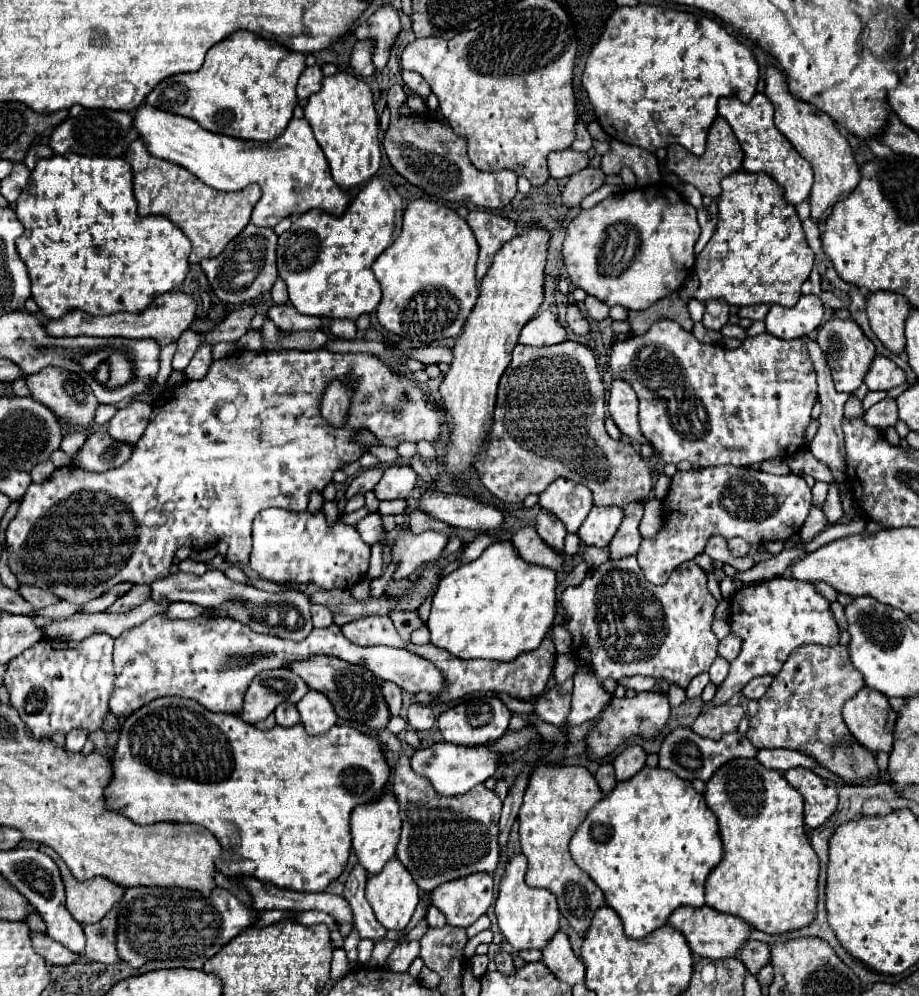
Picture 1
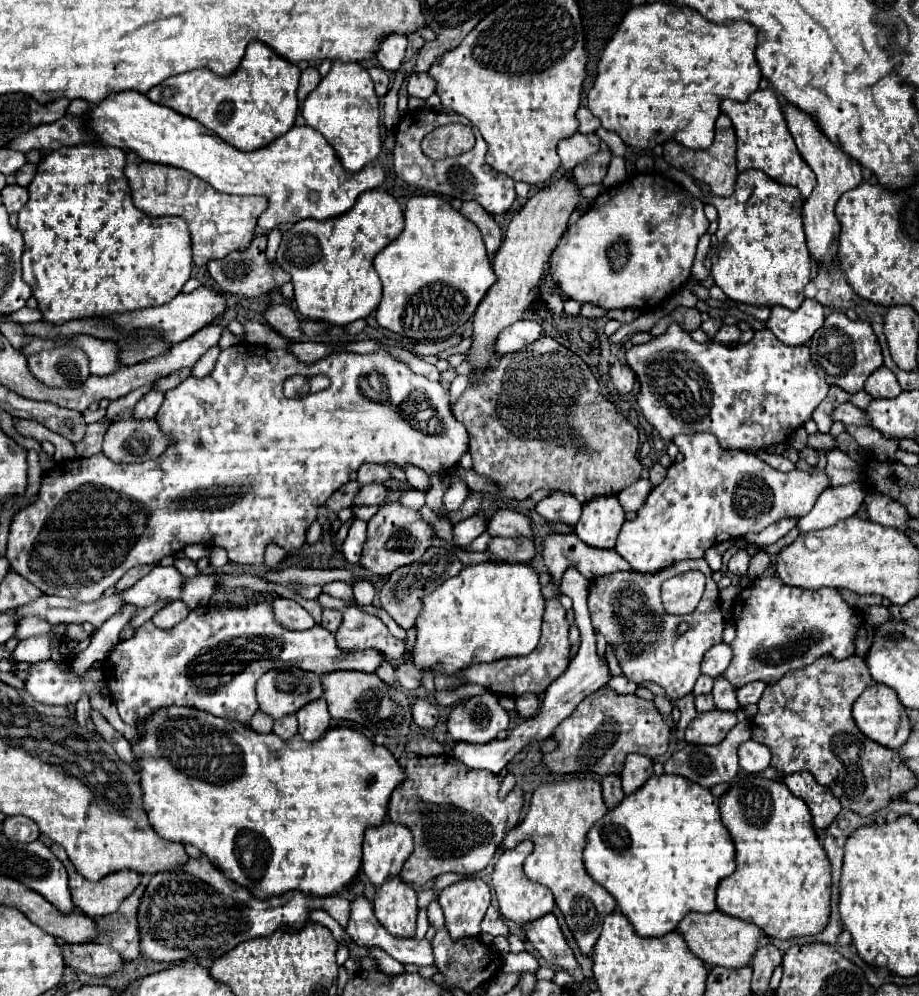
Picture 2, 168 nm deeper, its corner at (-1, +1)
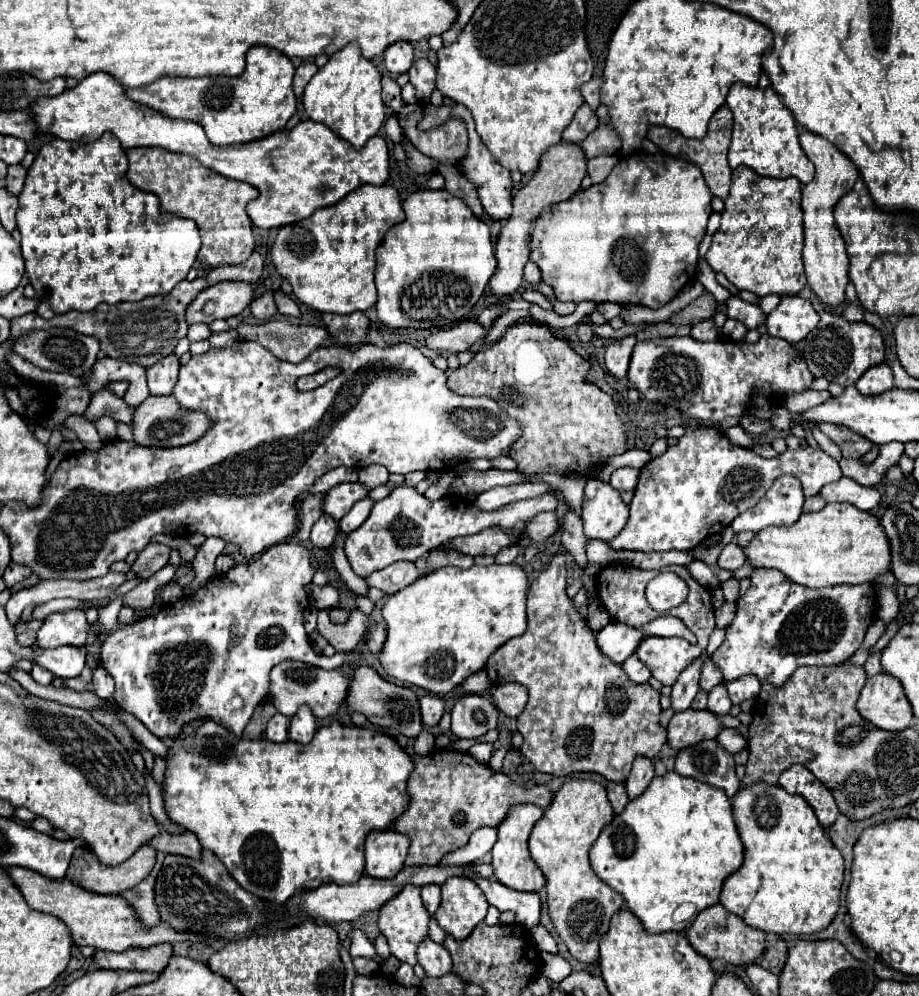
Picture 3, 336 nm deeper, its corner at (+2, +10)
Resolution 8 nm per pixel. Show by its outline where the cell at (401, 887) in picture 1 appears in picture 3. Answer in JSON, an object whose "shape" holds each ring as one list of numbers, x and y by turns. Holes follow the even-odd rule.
{"shape":[[407,884,393,900,389,900,389,904,383,904,383,908,379,908,379,930,387,938,391,954,411,966,415,966,415,962,417,962,417,958,415,958,417,944,427,938,427,924,431,918,421,904,419,890,421,890,419,886]]}

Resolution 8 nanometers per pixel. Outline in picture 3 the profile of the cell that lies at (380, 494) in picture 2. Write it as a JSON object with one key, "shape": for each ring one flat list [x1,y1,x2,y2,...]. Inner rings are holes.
{"shape":[[353,482,353,484,339,484,331,490,327,490,325,494,325,514,333,516,335,520,341,520,355,502,363,500,369,494,369,490,361,484,361,482]]}

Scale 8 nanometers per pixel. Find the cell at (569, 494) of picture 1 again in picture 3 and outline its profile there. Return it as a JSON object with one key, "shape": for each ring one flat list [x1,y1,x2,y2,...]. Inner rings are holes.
{"shape":[[401,485,391,491,387,498,375,502,369,518,351,532,345,540,345,554,357,576,367,576,375,570,381,570,399,560,417,560,425,556,429,550,437,548,437,544,449,542,457,536,469,536,481,532,491,526,499,526,511,532,521,534,521,528,529,518,539,512,555,510,559,504,555,494,541,494,531,500,519,500,509,506,503,506,493,512,477,512,473,506,461,506,453,498,445,496,441,500,427,500,414,487]]}

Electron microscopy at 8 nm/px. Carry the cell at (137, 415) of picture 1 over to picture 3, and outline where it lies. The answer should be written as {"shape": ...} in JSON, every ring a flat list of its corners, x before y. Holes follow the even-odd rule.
{"shape":[[167,356,147,368,147,386,151,396,169,396,177,382,179,360,175,356]]}

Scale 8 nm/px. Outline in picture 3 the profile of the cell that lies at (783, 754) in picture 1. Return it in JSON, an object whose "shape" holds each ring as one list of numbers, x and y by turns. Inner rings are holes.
{"shape":[[733,728,723,730,715,740,717,740,727,752,731,752,731,754,737,754,737,752,741,752,741,750,747,746,745,736,743,736,739,730,733,730]]}

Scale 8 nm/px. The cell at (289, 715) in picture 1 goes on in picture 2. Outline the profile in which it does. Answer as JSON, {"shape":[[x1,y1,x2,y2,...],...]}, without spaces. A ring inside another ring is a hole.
{"shape":[[296,715,276,719,276,721,274,721,274,733,276,733,280,739,284,739,284,741,292,739,292,737,298,733,298,721,296,721]]}

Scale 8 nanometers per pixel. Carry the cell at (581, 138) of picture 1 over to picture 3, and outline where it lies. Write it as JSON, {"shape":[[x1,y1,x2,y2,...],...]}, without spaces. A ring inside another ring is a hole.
{"shape":[[593,78,581,88,581,96,585,104,589,104,593,110,597,110,599,106,599,88,601,88,601,78]]}

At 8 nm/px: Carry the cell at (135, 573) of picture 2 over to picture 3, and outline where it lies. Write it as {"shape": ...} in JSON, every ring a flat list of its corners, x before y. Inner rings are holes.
{"shape":[[149,544,143,552,137,554,137,560,133,562,131,570,143,578,151,578,157,570,161,570,169,562,171,548,165,544]]}

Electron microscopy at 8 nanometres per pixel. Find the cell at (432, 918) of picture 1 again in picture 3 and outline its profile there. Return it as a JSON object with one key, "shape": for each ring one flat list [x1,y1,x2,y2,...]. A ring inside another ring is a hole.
{"shape":[[427,884,421,888,421,898,423,898,423,904,427,908,427,912,433,916,439,908,439,902,441,902,441,890,437,884]]}

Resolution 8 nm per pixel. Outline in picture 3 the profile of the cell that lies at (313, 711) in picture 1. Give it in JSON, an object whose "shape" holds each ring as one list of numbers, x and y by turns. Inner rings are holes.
{"shape":[[301,706,297,714,291,718,289,726,289,740,295,740,299,744,307,744,317,730,317,718,309,710,309,706]]}

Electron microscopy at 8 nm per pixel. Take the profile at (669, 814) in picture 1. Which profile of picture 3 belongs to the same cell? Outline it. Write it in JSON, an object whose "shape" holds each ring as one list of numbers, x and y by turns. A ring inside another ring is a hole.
{"shape":[[671,770,661,778,655,776,641,796,629,800,625,810,605,824,589,850,589,860,595,874,625,898,649,934,683,932,703,908,719,902,723,880,743,864,743,844,725,792]]}

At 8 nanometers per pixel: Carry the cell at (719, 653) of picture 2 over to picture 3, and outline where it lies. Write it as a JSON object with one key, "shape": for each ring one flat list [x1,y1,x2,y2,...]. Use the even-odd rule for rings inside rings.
{"shape":[[703,652,699,656,699,660,695,660,689,668,685,668,685,672,681,672,679,680,673,684,673,692,671,692,673,712,683,712,691,706,691,702,699,690,699,676,701,676,701,668,707,658,709,658,709,654]]}

